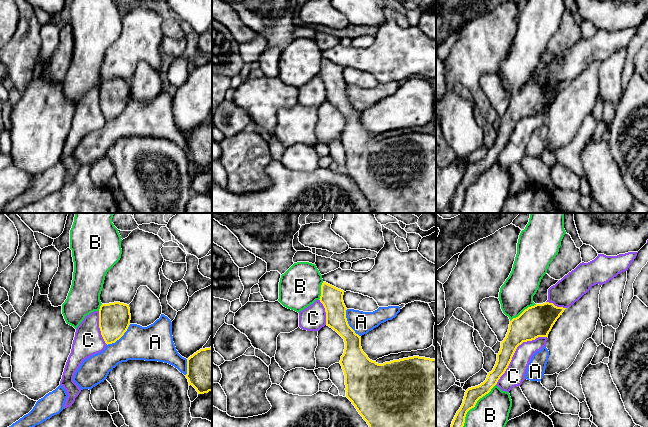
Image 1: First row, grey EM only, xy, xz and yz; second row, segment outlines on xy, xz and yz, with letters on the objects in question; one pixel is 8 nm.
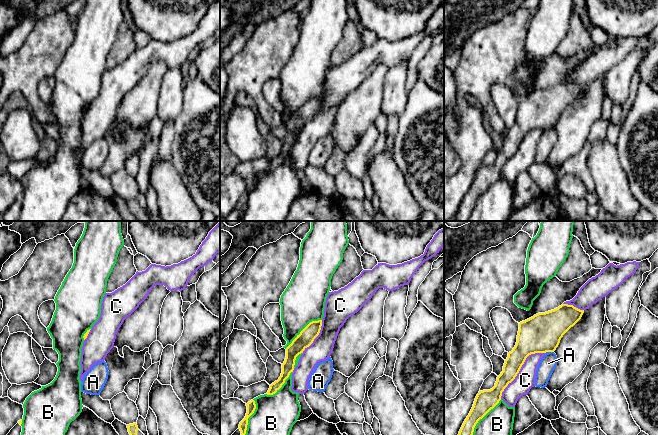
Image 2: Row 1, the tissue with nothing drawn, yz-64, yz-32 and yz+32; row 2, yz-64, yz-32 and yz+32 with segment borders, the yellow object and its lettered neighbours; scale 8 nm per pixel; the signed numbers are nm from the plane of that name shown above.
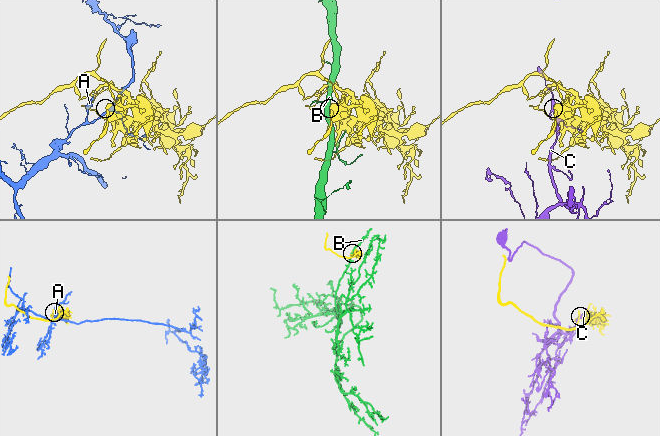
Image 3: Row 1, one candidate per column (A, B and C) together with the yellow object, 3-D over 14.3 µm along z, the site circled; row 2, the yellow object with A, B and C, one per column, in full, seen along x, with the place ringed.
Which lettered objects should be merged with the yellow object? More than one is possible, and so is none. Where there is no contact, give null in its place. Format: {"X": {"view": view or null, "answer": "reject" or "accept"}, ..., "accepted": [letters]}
{"A": {"view": "xz", "answer": "reject"}, "B": {"view": "yz", "answer": "reject"}, "C": {"view": "yz", "answer": "reject"}, "accepted": []}

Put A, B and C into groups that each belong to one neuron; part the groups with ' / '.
A / B / C

